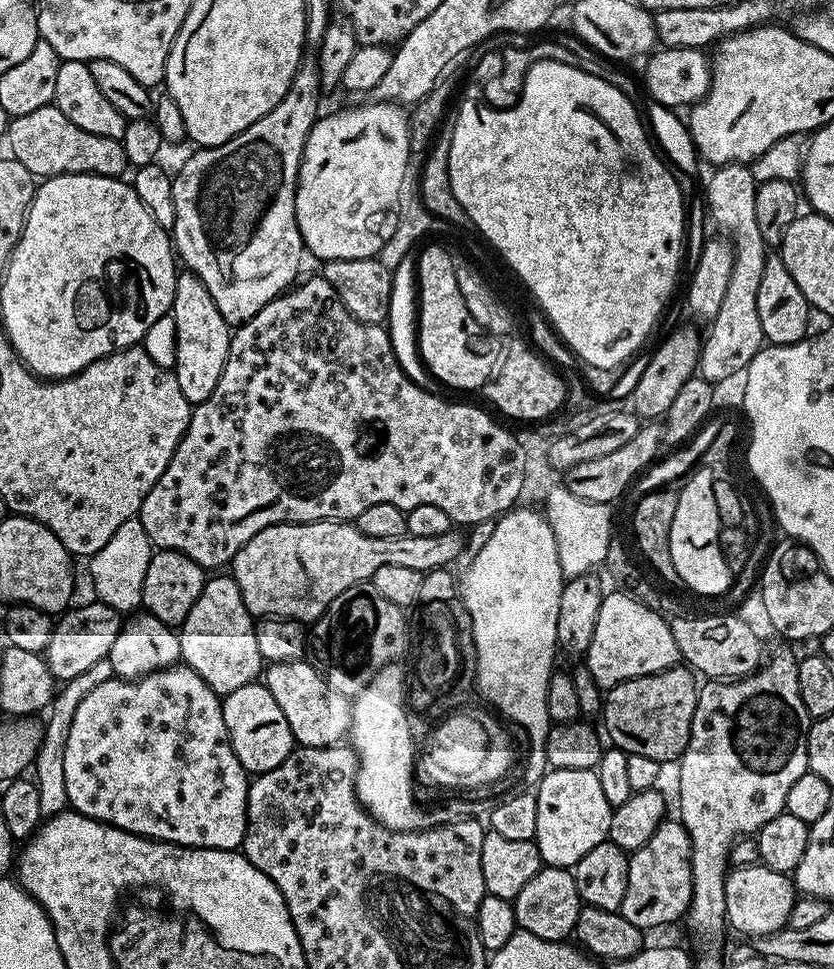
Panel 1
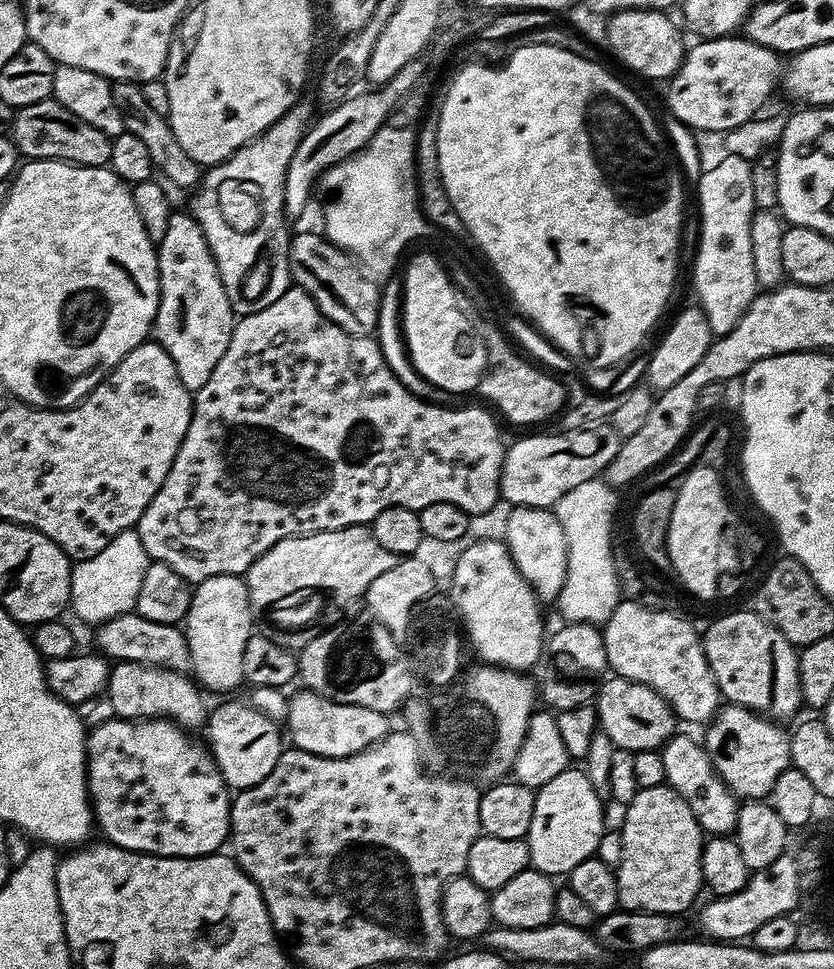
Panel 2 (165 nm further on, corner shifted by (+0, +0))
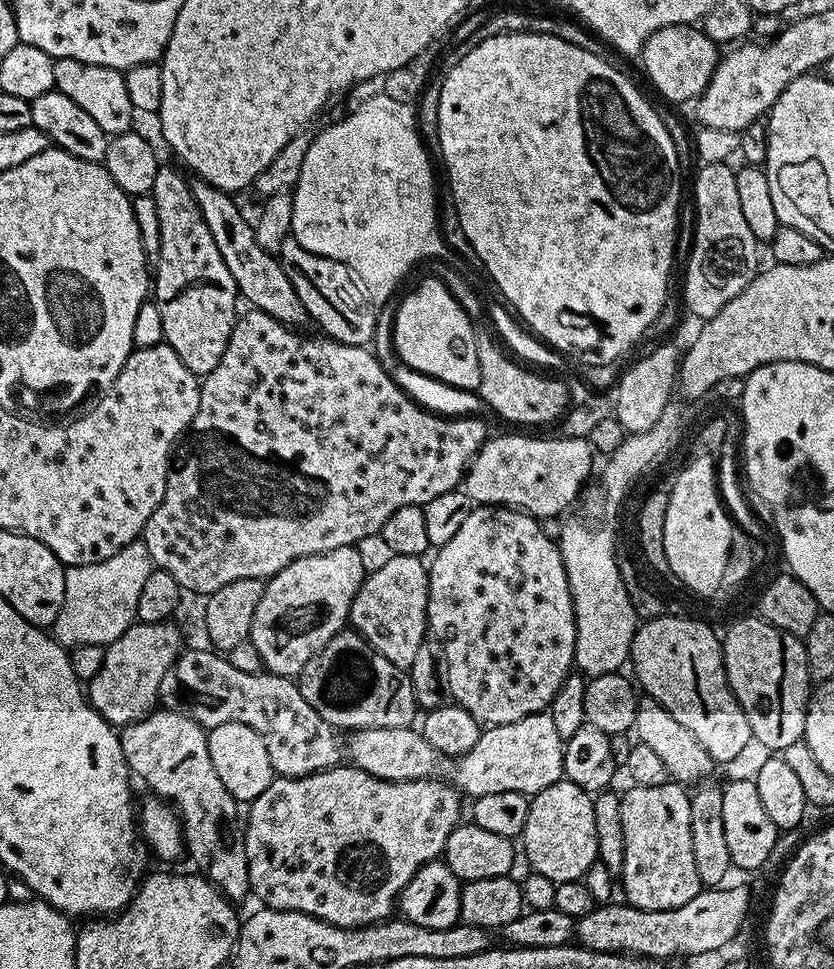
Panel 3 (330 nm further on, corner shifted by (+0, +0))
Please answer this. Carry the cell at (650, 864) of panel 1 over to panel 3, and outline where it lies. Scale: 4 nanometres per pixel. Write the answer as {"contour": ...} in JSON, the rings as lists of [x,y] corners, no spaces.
{"contour":[[[669,782],[662,786],[632,786],[629,789],[628,793],[624,792],[620,797],[622,833],[625,838],[625,857],[622,858],[622,868],[618,875],[618,880],[622,885],[622,896],[624,892],[623,899],[634,907],[641,908],[647,912],[674,910],[675,908],[686,906],[686,902],[690,902],[690,898],[694,898],[702,890],[702,885],[698,878],[698,869],[694,867],[694,842],[690,838],[690,806],[692,805],[692,797],[689,789],[685,785],[675,782]]]}

